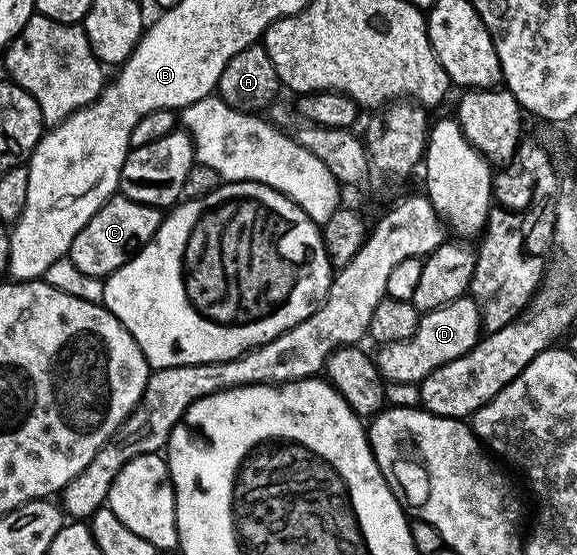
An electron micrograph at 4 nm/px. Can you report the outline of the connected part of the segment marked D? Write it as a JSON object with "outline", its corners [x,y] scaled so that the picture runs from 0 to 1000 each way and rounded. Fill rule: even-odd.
{"outline":[[[809,532],[761,557],[731,564],[721,596],[705,614],[688,614],[660,623],[652,636],[652,656],[664,688],[724,694],[756,661],[797,647],[837,605],[835,559],[820,533]]]}

